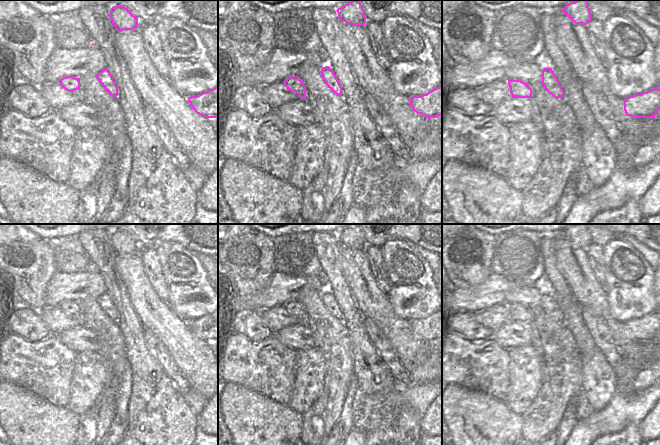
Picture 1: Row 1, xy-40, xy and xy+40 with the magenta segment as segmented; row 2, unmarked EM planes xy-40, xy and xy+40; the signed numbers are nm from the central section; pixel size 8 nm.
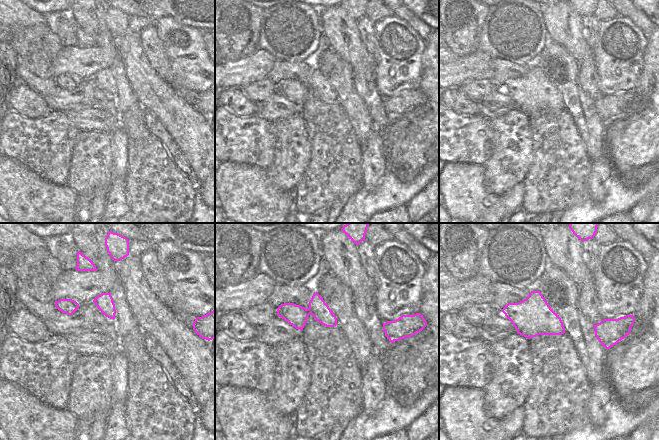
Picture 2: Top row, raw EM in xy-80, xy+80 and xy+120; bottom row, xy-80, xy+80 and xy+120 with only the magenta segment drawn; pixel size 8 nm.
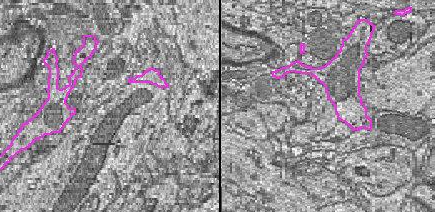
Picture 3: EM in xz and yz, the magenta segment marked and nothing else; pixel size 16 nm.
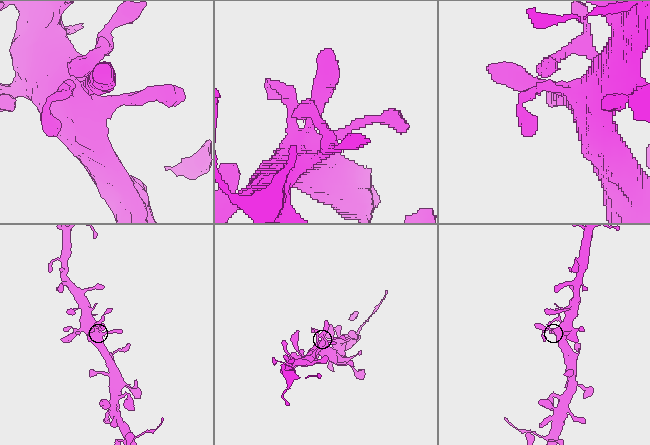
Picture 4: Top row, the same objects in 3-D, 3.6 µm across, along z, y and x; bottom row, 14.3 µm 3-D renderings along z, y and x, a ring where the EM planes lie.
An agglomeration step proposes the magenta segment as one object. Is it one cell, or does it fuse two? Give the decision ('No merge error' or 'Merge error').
No merge error.

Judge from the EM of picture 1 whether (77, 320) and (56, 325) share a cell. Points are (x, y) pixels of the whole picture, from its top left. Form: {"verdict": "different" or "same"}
{"verdict": "same"}

